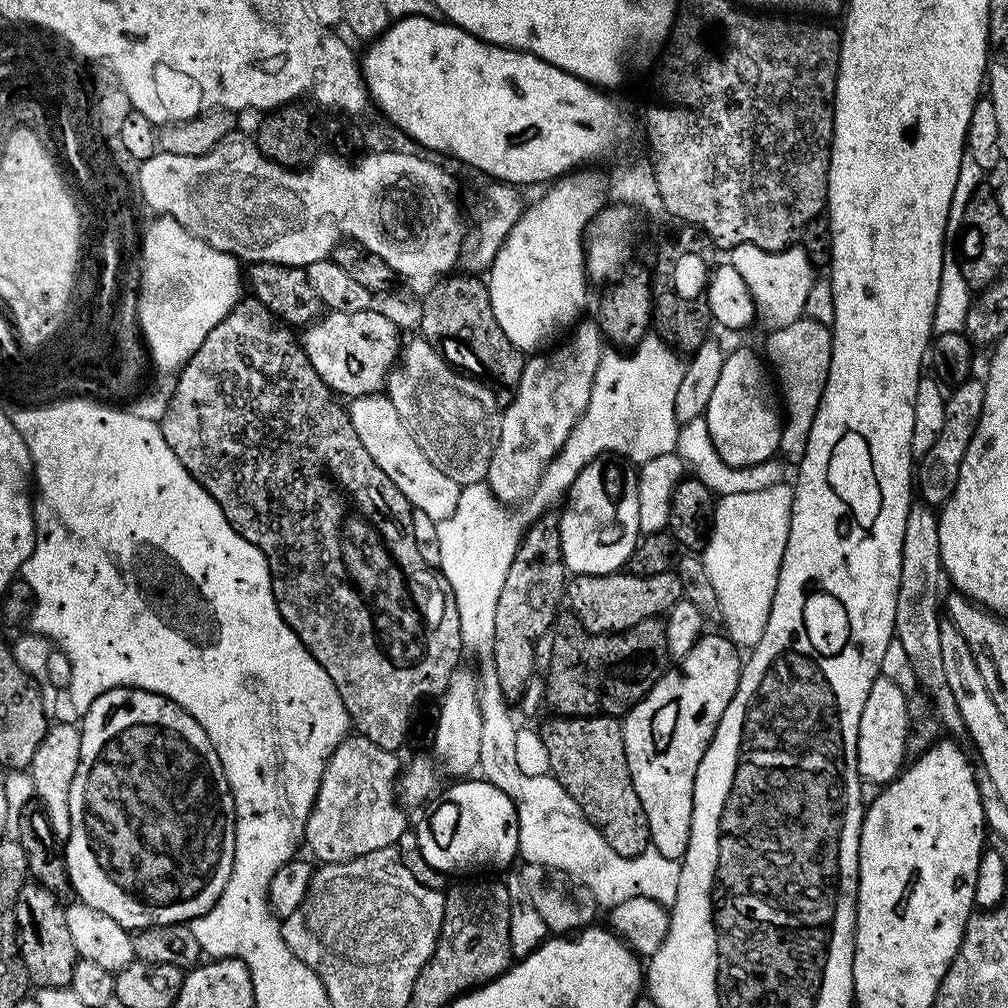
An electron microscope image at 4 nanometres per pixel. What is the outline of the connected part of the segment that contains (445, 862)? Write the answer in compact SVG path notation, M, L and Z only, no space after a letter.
M464 778L459 782L452 782L442 792L431 801L432 809L421 818L420 825L415 825L414 828L418 850L422 850L422 858L426 858L426 862L430 862L434 870L451 874L472 872L475 868L504 868L512 859L517 859L520 851L520 828L515 804L498 786L483 778Z

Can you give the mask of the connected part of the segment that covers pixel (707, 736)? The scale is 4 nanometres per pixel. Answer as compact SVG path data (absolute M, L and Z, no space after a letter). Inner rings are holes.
M701 635L693 648L679 661L680 669L677 672L665 671L664 675L657 679L655 686L629 710L628 715L622 720L626 762L630 766L634 790L638 790L642 810L646 810L651 847L656 848L658 854L662 854L662 858L679 861L684 859L690 842L694 782L698 774L698 766L718 730L718 722L722 714L726 714L726 706L730 706L730 698L734 698L738 690L742 667L742 656L739 656L741 653L727 635L719 635Z

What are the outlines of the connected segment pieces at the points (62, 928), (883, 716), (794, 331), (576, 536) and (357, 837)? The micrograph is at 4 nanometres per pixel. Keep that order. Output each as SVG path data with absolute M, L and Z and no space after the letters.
M26 882L18 890L16 899L16 943L20 946L20 961L28 972L28 979L36 988L67 988L71 985L74 966L78 959L74 938L70 938L70 929L66 927L65 905L60 903L46 886L35 882Z
M878 678L870 686L870 694L866 694L866 706L862 706L862 718L858 722L856 761L861 777L875 786L895 780L906 764L909 735L908 696L894 682Z
M801 318L781 328L772 328L768 333L763 355L774 373L774 380L782 397L779 455L785 456L792 466L796 466L806 454L810 426L814 426L814 414L818 414L826 378L830 374L832 330L827 324Z
M597 458L581 472L576 473L574 482L568 488L568 494L563 501L564 513L559 513L560 549L564 555L564 567L569 573L577 576L601 576L611 572L621 571L627 565L636 541L642 533L638 526L638 476L635 471L627 472L616 464L603 464L603 459Z
M359 734L345 736L343 742L334 750L334 754L330 754L326 770L320 779L316 801L304 827L303 843L306 848L308 844L309 850L317 856L317 861L341 864L379 848L391 848L399 841L400 835L406 831L409 824L404 817L405 809L398 803L398 777L402 771L402 760L398 757L396 752L382 750L382 746L374 746L370 738Z

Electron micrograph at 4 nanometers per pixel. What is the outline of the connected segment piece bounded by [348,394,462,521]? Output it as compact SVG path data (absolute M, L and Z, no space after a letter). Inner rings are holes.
M387 395L355 397L348 408L348 416L352 420L362 446L366 446L366 454L370 454L370 458L374 458L374 462L386 473L390 482L394 482L394 486L402 490L402 494L412 503L413 508L422 510L422 514L430 514L430 518L434 521L450 518L454 514L455 506L458 505L461 484L454 482L454 478L446 478L446 474L442 474L442 470L438 470L438 466L434 466L434 462L430 462L430 458L422 454L422 450L418 450L418 442L414 442L410 430L406 430L406 422L398 418L398 410L394 410L394 402L390 402Z

